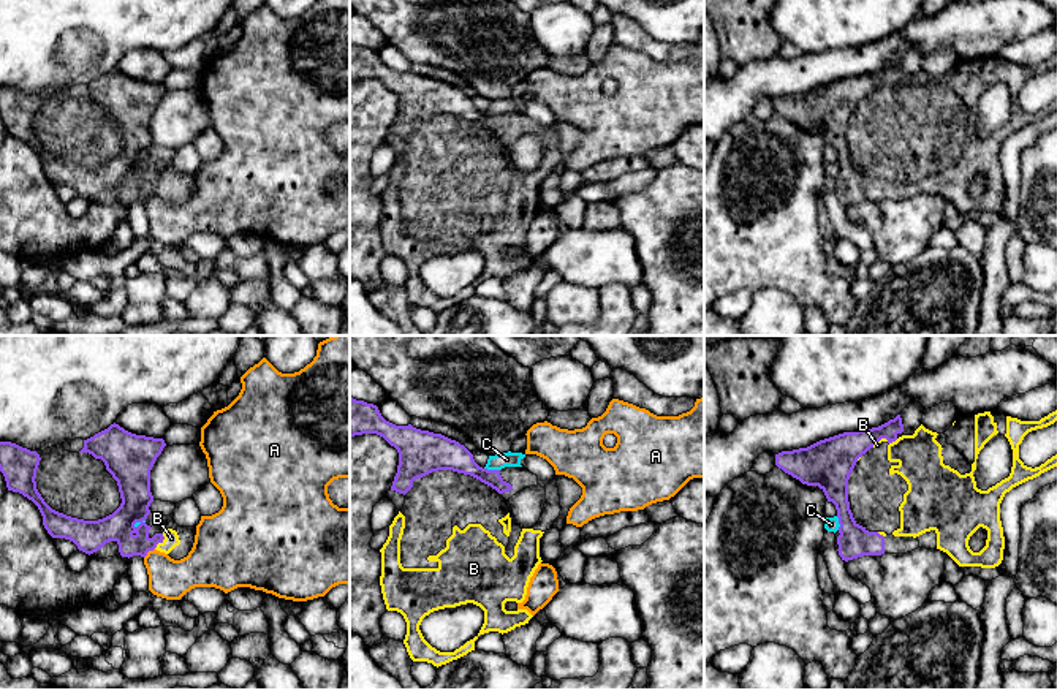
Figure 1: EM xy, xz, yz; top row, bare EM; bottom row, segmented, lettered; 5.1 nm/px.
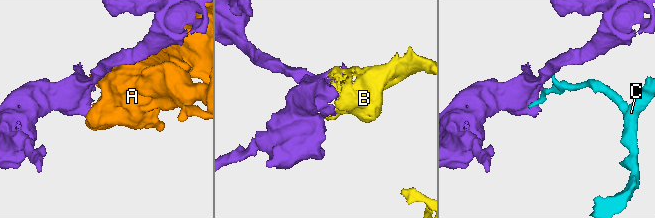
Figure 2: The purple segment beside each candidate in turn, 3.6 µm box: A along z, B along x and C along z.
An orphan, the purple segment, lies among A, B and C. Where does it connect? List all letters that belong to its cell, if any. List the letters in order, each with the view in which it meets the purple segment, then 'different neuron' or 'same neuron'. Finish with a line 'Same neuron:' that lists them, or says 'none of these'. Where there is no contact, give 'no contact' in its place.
A: contact in xy; different neuron
B: contact in xy; same neuron
C: contact in xz; different neuron
Same neuron: B

